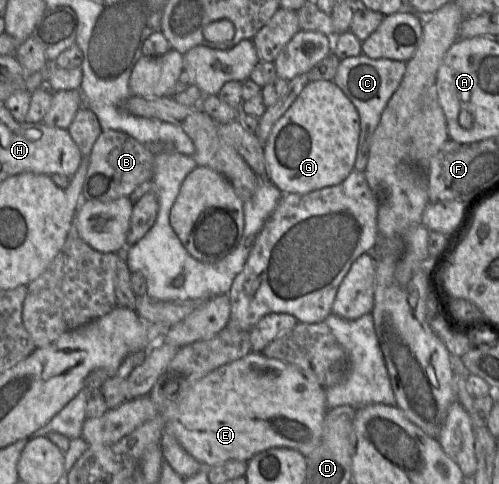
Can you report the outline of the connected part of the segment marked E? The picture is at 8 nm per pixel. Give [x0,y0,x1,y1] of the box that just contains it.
[162,351,327,468]

